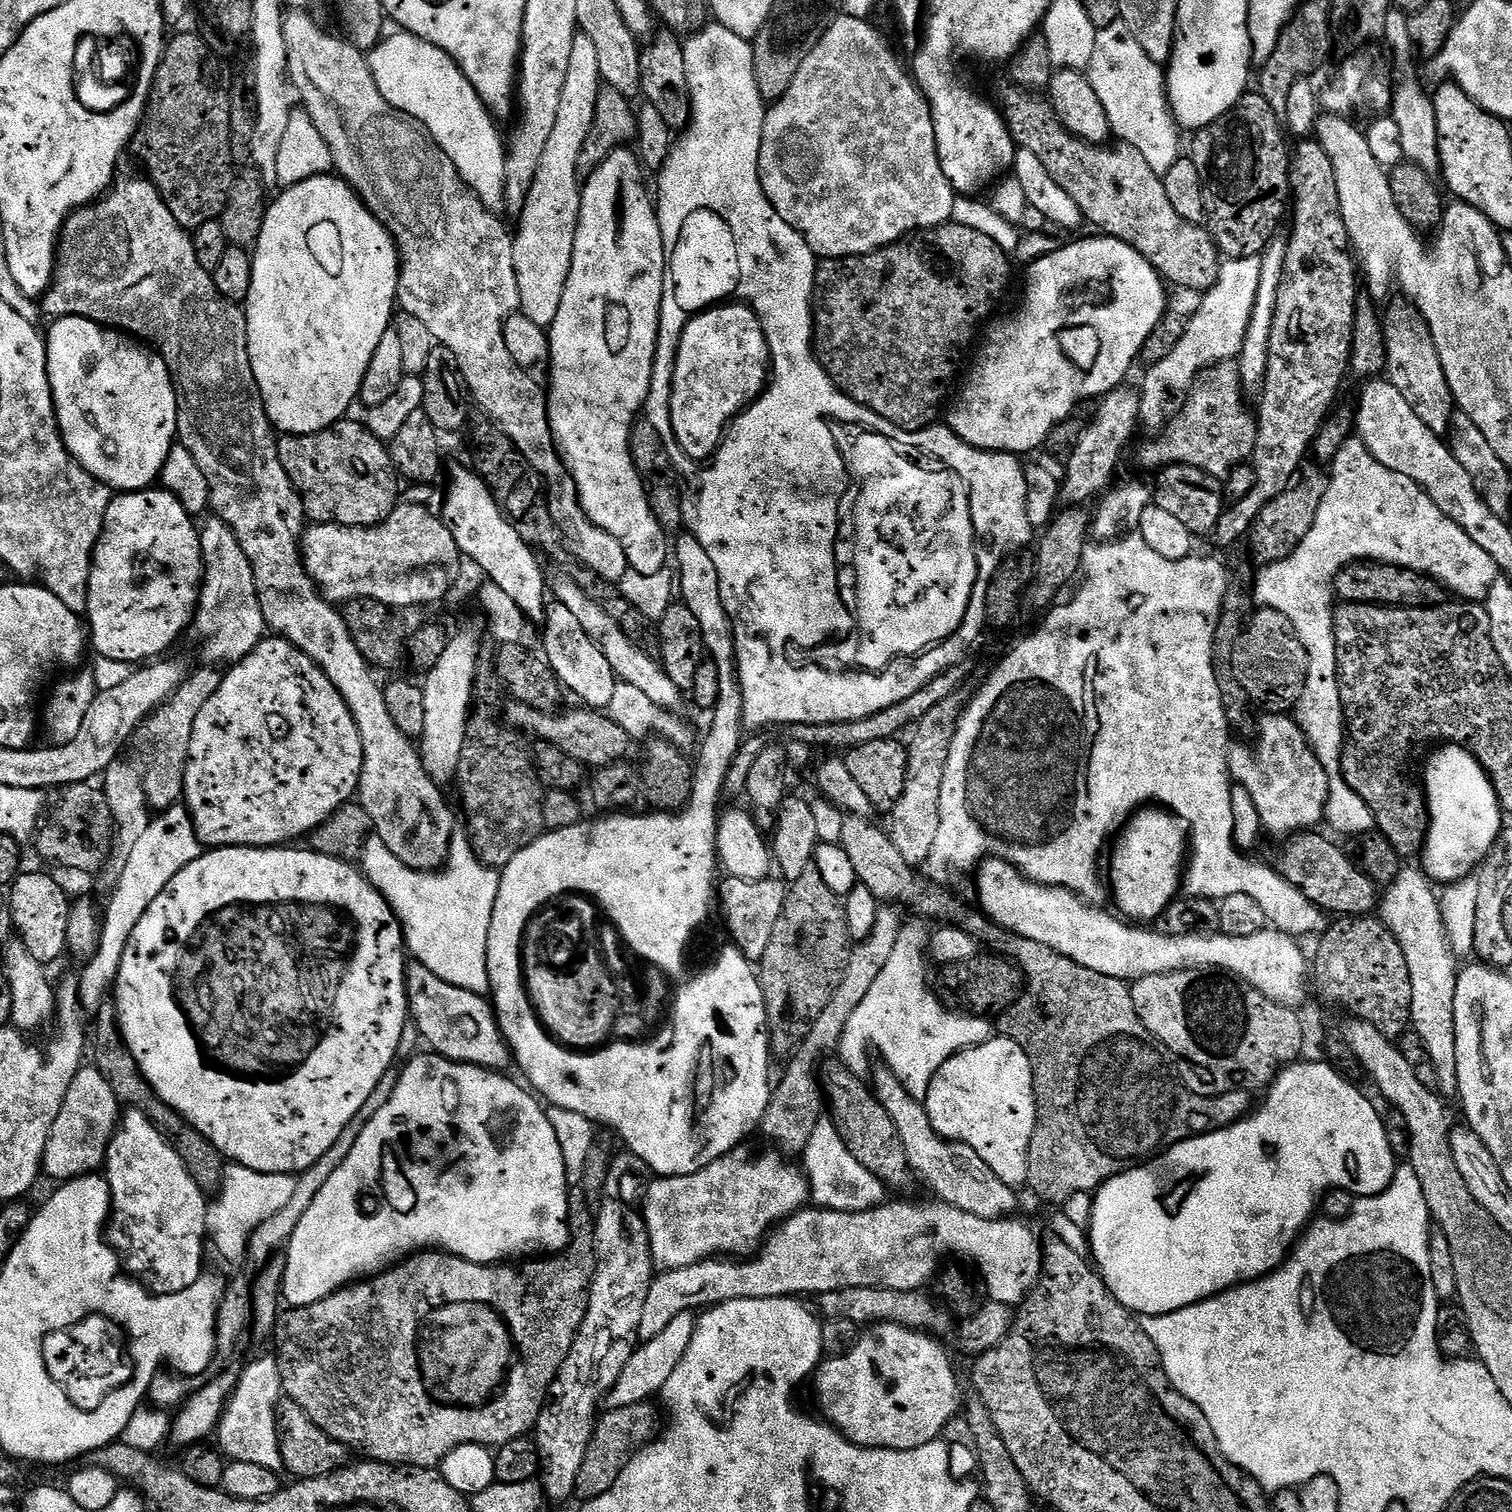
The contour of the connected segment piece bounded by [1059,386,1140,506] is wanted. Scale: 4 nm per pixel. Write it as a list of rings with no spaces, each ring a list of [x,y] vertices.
[[[1127,386],[1115,388],[1107,392],[1096,406],[1096,417],[1092,425],[1081,434],[1080,441],[1073,446],[1072,457],[1068,460],[1068,473],[1062,479],[1059,499],[1063,503],[1065,500],[1068,506],[1087,505],[1087,500],[1095,501],[1113,487],[1116,467],[1140,424],[1140,392],[1137,389]]]

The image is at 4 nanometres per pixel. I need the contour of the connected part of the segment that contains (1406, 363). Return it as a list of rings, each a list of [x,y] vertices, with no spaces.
[[[1411,303],[1396,304],[1386,312],[1386,339],[1388,342],[1388,366],[1386,379],[1398,388],[1410,402],[1410,407],[1422,418],[1434,434],[1447,437],[1454,419],[1452,391],[1446,382],[1442,358],[1434,346],[1427,322]]]

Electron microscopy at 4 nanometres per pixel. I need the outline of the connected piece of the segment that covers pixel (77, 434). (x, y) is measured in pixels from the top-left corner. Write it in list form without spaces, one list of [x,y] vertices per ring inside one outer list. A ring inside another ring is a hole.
[[[62,316],[51,321],[52,329],[46,332],[48,346],[48,377],[52,387],[52,397],[56,403],[56,417],[60,423],[60,432],[64,436],[64,445],[68,452],[87,472],[107,484],[113,490],[120,492],[138,492],[153,487],[160,479],[160,472],[164,469],[166,458],[170,454],[172,445],[177,443],[176,434],[176,391],[172,385],[172,375],[166,366],[163,356],[149,345],[116,330],[109,330],[105,325],[96,324],[86,318],[77,316]]]

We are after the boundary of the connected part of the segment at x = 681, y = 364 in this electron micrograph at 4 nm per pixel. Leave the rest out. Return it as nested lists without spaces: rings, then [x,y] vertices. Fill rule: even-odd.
[[[728,302],[705,309],[691,317],[680,339],[675,378],[672,379],[671,418],[679,451],[694,459],[691,460],[694,462],[703,462],[715,455],[729,424],[764,393],[771,374],[769,342],[765,338],[761,320],[751,305]]]

